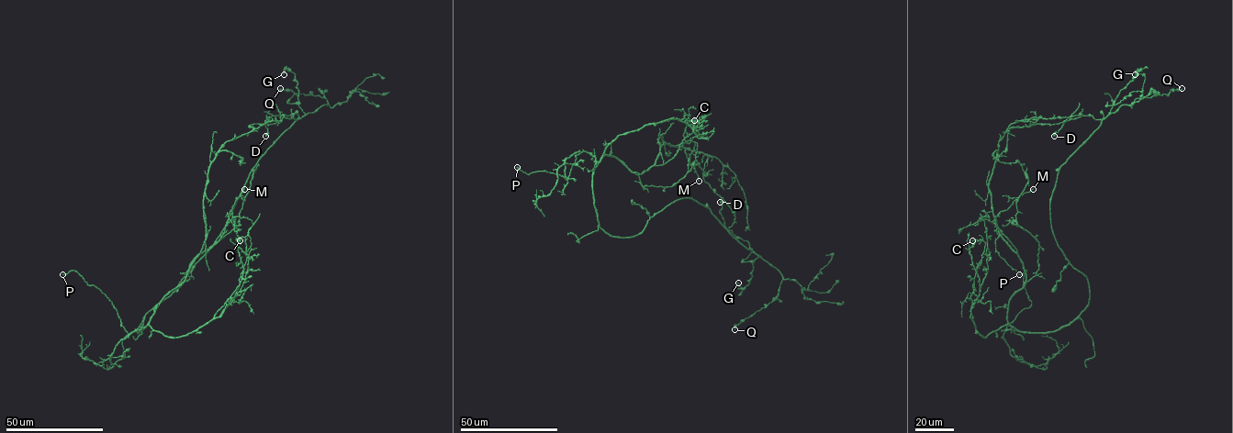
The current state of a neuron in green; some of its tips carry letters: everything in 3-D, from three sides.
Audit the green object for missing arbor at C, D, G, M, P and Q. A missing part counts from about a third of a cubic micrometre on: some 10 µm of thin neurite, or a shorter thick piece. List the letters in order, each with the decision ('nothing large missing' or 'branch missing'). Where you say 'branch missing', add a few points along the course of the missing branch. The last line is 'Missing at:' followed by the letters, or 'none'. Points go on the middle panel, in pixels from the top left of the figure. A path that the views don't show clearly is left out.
C: nothing large missing
D: nothing large missing
G: nothing large missing
M: nothing large missing
P: nothing large missing
Q: nothing large missing
Missing at: none

